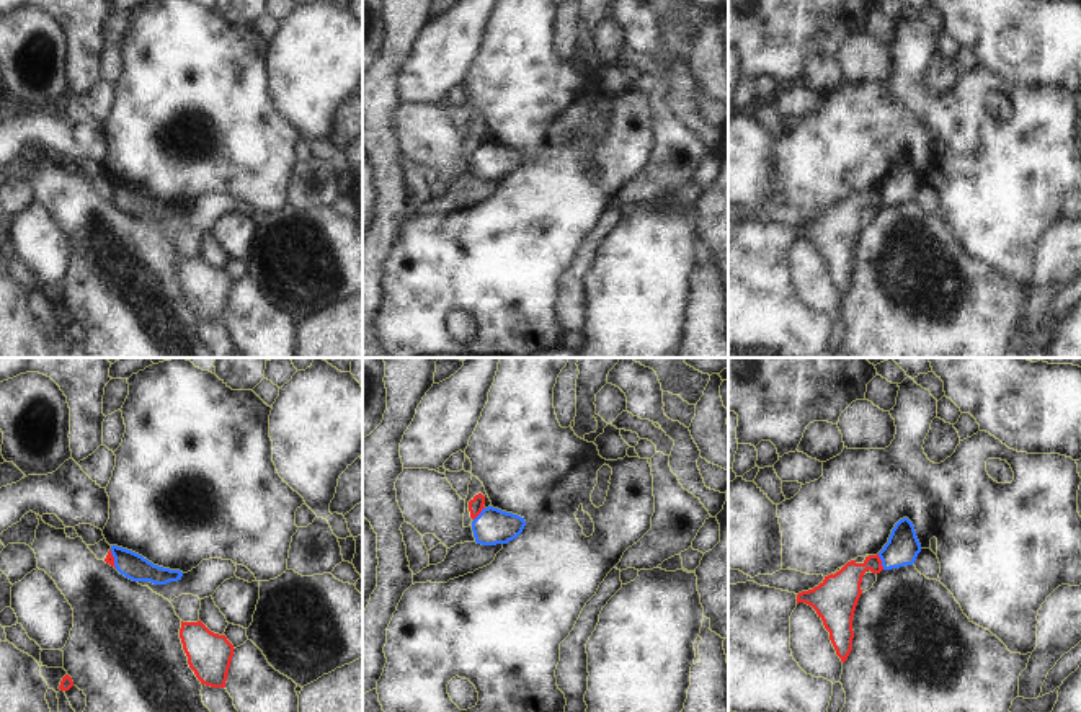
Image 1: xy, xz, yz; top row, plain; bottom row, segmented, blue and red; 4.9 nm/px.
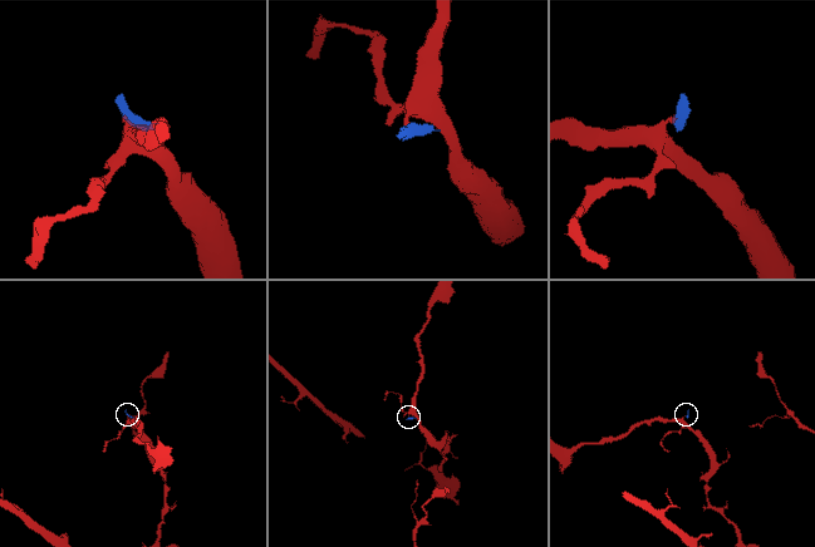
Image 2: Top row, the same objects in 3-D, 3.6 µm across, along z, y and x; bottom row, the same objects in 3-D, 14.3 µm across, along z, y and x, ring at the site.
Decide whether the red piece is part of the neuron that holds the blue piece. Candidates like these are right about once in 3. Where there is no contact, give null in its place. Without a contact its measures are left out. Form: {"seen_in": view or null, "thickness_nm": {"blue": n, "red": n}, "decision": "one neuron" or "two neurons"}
{"seen_in": "yz", "thickness_nm": {"blue": 160, "red": 190}, "decision": "two neurons"}

